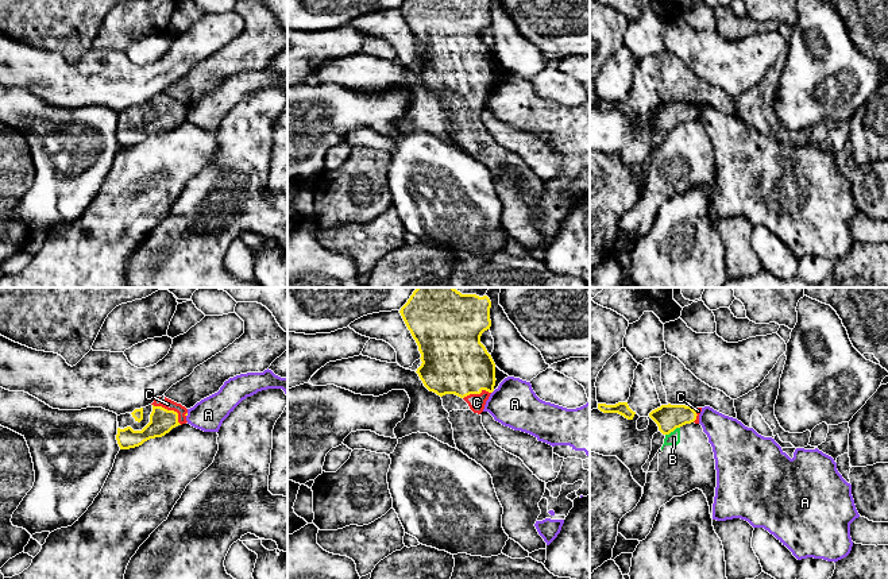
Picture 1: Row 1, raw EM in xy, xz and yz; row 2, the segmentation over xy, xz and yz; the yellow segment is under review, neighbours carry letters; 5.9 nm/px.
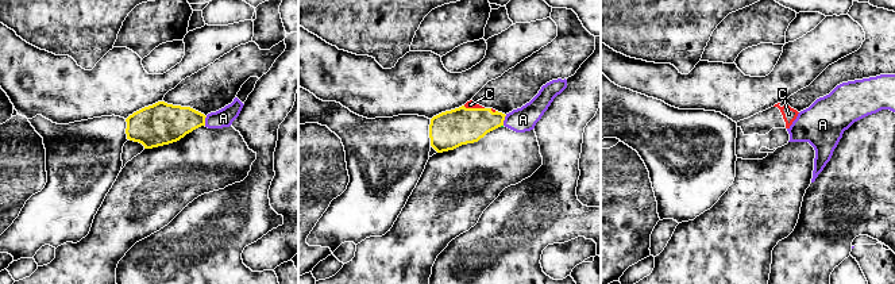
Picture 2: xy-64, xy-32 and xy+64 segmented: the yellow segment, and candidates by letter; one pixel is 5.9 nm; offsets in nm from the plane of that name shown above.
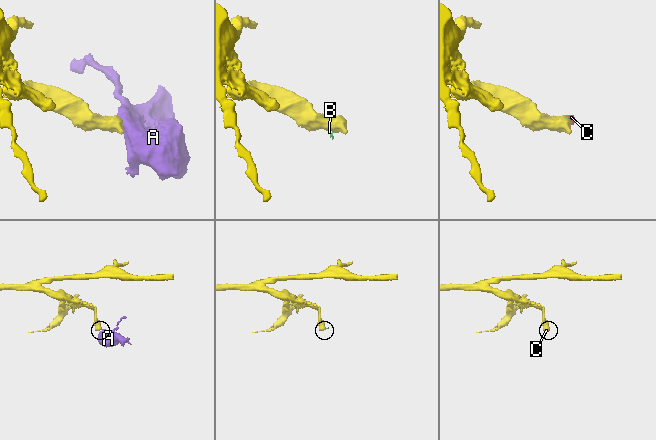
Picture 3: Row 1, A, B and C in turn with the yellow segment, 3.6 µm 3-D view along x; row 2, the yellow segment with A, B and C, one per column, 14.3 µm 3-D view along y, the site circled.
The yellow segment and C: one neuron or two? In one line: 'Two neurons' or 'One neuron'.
One neuron

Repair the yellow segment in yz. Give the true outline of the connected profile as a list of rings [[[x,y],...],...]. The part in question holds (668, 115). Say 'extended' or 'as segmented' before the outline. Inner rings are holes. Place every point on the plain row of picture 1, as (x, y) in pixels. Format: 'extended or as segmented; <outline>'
extended; [[[668,101],[652,108],[649,115],[657,121],[659,128],[663,132],[669,132],[676,126],[680,126],[686,121],[699,121],[700,109],[702,105]]]

